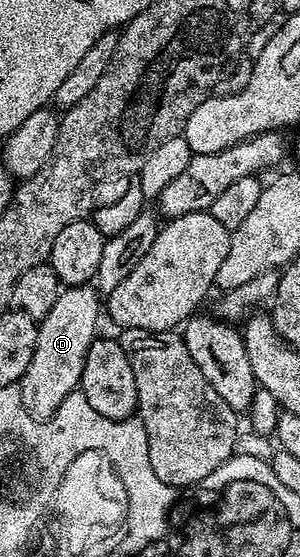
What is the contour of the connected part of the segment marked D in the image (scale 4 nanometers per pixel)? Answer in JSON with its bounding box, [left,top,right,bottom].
[18,283,102,420]

